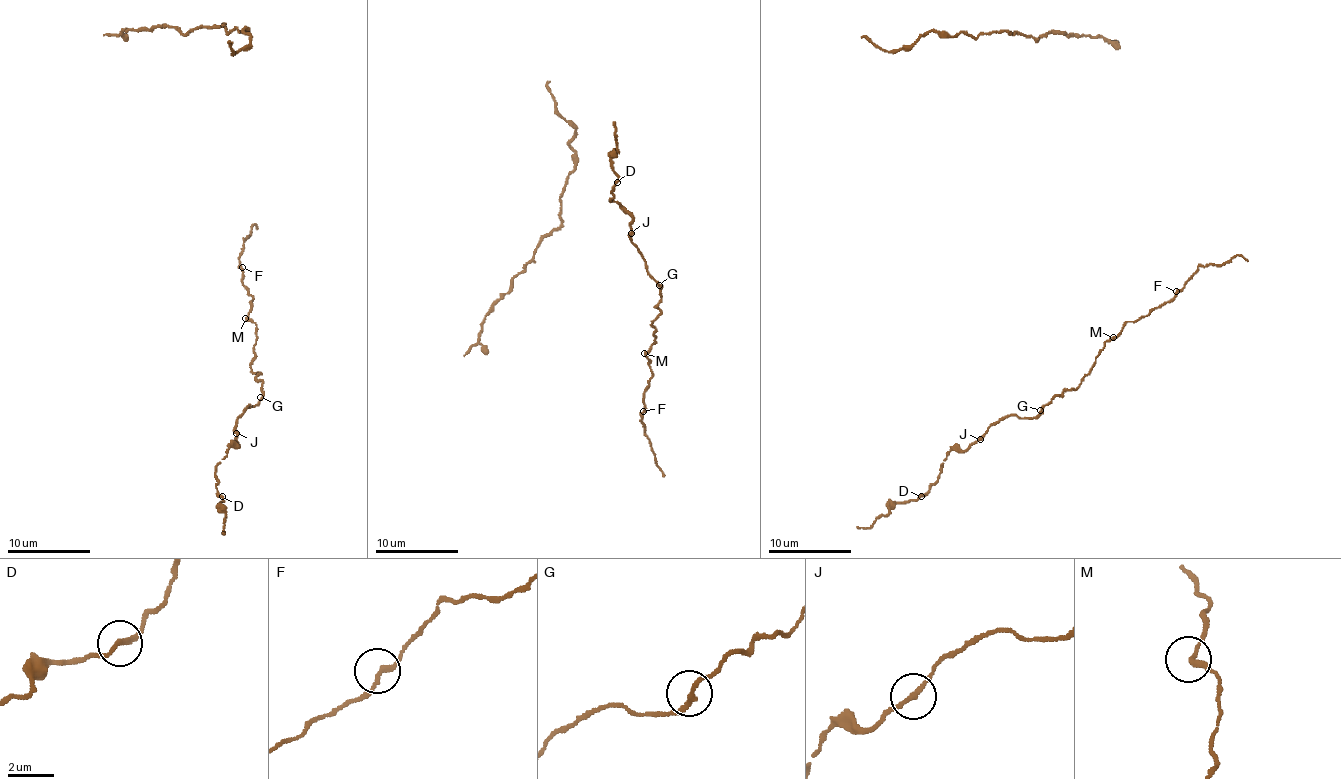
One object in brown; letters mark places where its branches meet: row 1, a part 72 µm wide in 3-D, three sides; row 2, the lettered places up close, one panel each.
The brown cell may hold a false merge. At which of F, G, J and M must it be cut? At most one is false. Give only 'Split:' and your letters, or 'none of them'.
Split: none of them

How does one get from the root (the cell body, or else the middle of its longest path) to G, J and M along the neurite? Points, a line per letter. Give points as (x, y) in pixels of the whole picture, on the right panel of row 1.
G: (1199, 264), (1171, 299), (1145, 316), (1129, 321), (1106, 342), (1091, 371), (1075, 389), (1057, 394), (1040, 410)
J: (1199, 264), (1171, 299), (1129, 321), (1106, 342), (1075, 389), (1057, 394), (1031, 418), (1004, 415), (980, 439)
M: (1199, 264), (1193, 277), (1171, 299), (1153, 308), (1145, 316), (1129, 321), (1122, 331), (1113, 337)

